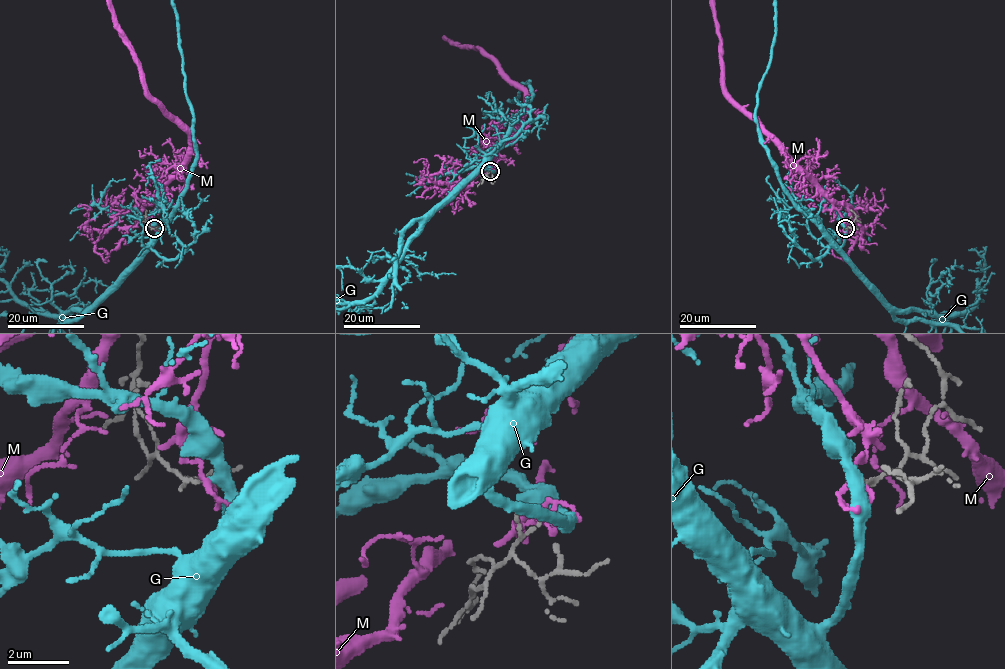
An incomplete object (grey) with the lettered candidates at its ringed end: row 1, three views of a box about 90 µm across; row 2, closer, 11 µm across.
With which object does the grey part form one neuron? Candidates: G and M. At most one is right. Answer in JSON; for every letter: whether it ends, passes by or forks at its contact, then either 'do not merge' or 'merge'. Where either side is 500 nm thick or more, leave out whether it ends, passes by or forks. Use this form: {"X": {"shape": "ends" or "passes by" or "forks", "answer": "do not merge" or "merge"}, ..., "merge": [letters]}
{"G": {"shape": "passes by", "answer": "merge"}, "M": {"shape": "passes by", "answer": "do not merge"}, "merge": ["G"]}

